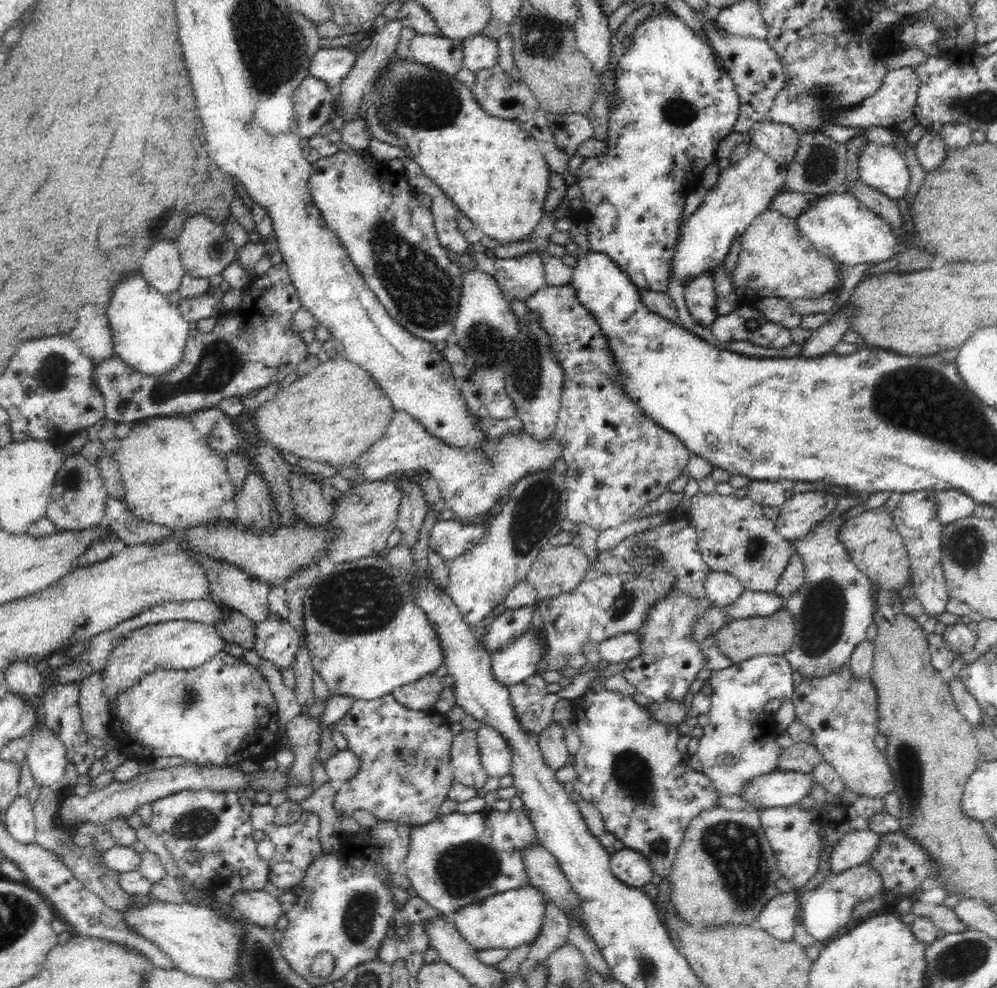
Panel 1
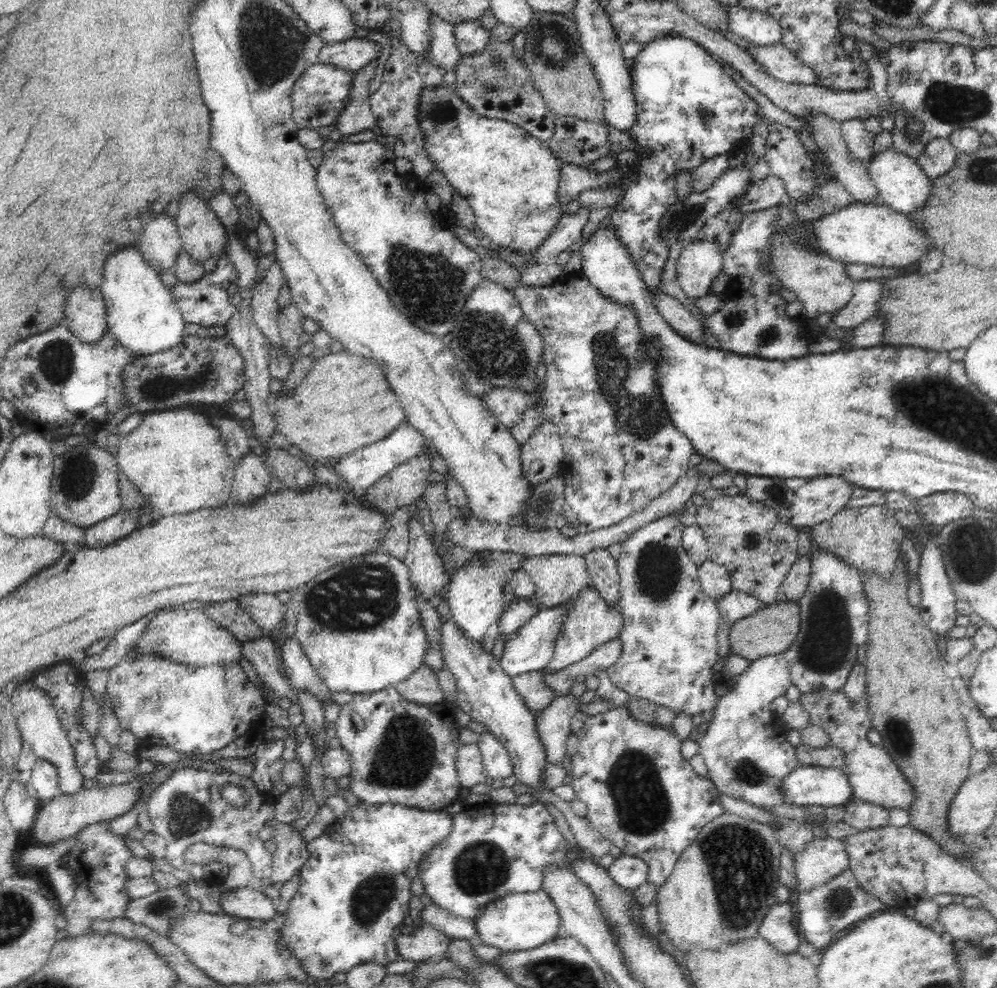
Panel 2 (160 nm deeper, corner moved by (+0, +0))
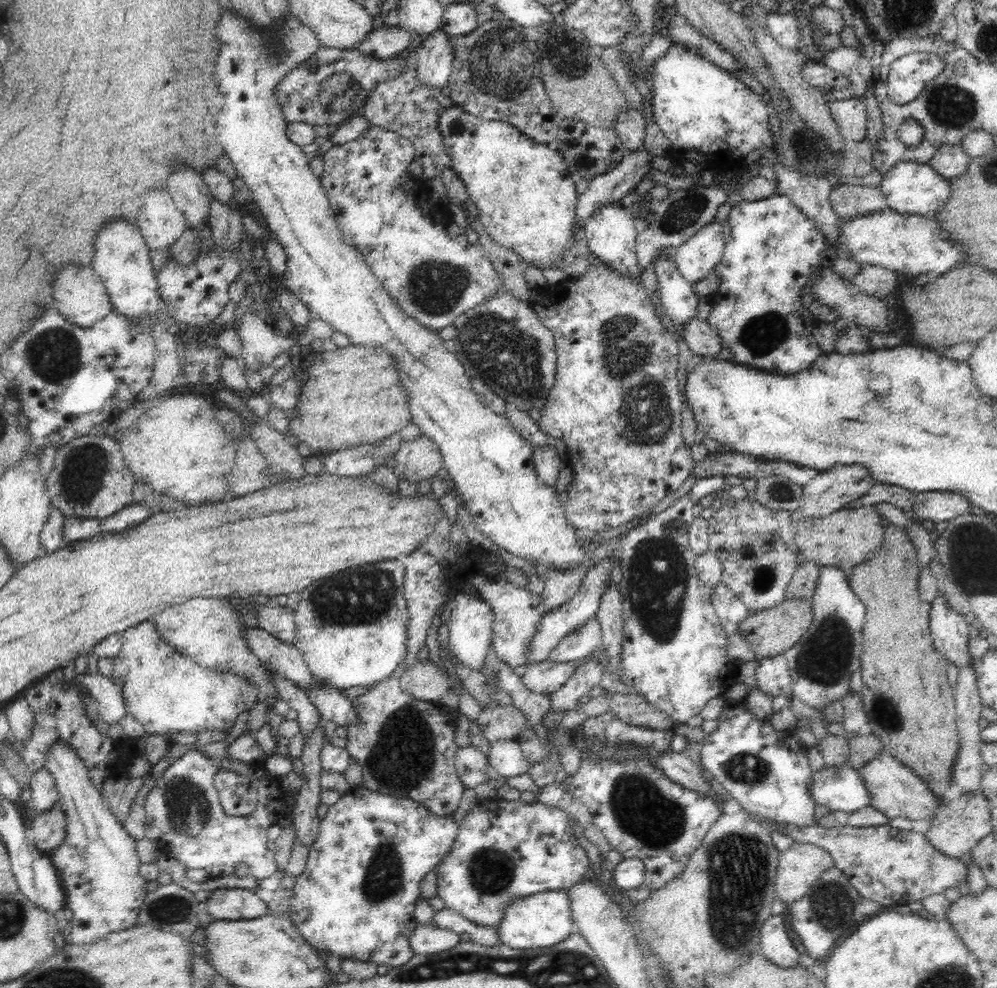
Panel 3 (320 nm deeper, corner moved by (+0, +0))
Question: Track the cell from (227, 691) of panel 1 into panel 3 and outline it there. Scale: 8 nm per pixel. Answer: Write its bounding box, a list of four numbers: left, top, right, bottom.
[110,619,259,740]

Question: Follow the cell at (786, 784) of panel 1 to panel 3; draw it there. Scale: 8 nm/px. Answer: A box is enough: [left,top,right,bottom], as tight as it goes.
[808,765,870,812]

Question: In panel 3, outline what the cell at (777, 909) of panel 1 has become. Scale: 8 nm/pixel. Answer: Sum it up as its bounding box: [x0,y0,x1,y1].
[760,914,800,968]

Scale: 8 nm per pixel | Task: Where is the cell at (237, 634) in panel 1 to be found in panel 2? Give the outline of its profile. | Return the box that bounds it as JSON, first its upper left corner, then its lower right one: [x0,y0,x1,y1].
[239,633,297,704]

